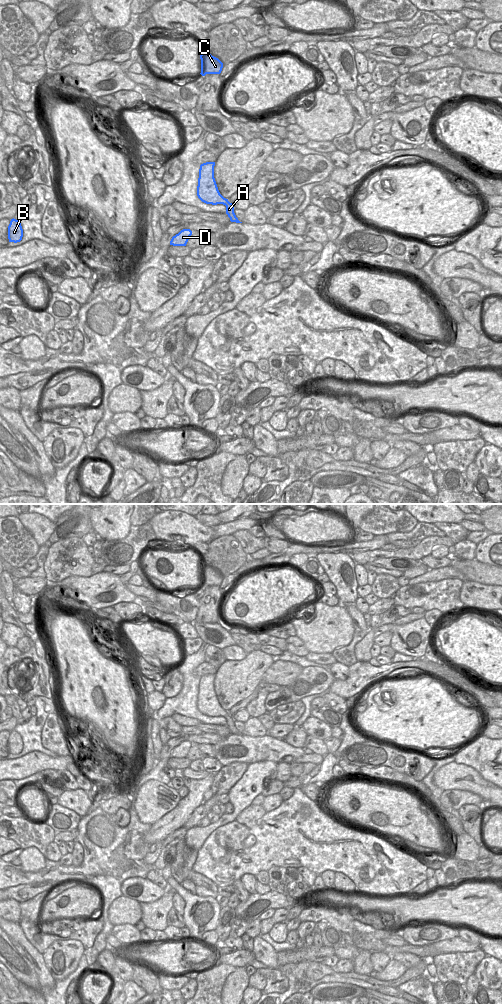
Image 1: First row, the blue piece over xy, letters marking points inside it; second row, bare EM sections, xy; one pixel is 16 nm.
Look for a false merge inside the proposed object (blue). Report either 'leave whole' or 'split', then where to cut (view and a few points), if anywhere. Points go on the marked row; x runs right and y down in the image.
leave whole; no cut

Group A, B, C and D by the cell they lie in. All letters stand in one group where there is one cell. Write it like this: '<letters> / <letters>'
A B C D

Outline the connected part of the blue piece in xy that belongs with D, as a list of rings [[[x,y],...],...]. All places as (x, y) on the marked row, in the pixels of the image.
[[[183,229],[178,234],[172,237],[170,245],[173,246],[186,246],[192,231],[190,229]]]

